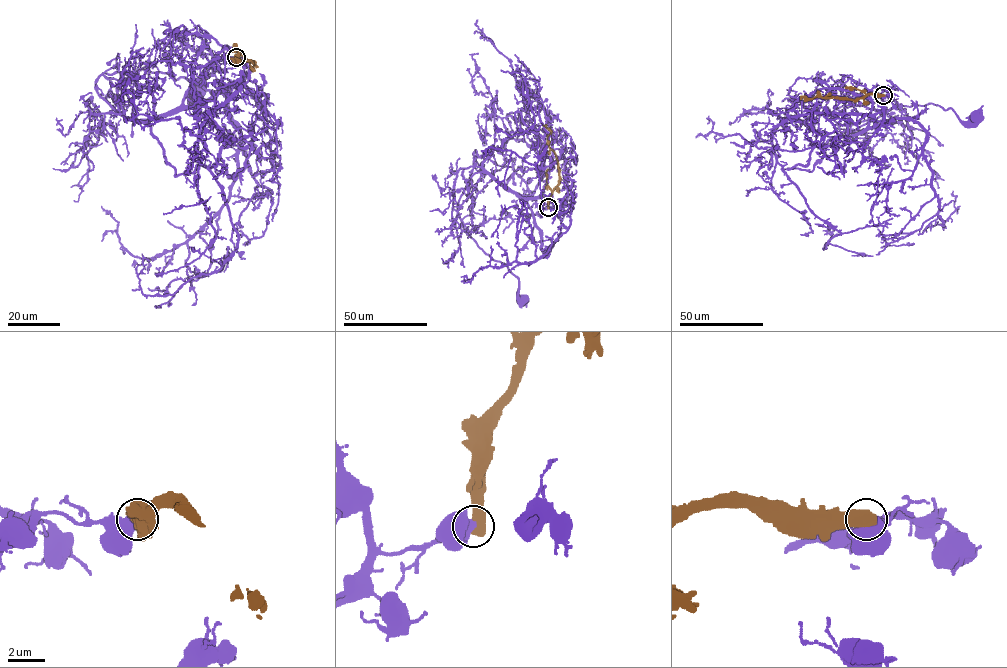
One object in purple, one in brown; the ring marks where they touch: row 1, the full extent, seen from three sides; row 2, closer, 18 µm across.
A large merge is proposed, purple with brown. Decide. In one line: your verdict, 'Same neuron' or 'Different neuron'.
Different neuron

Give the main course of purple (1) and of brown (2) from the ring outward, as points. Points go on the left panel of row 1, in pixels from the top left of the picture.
1: (236, 57), (147, 119), (118, 113), (96, 79), (146, 69), (184, 77), (188, 98), (198, 94)
2: (236, 57), (242, 55), (254, 64), (251, 60), (236, 60), (240, 62), (232, 59), (234, 63)

